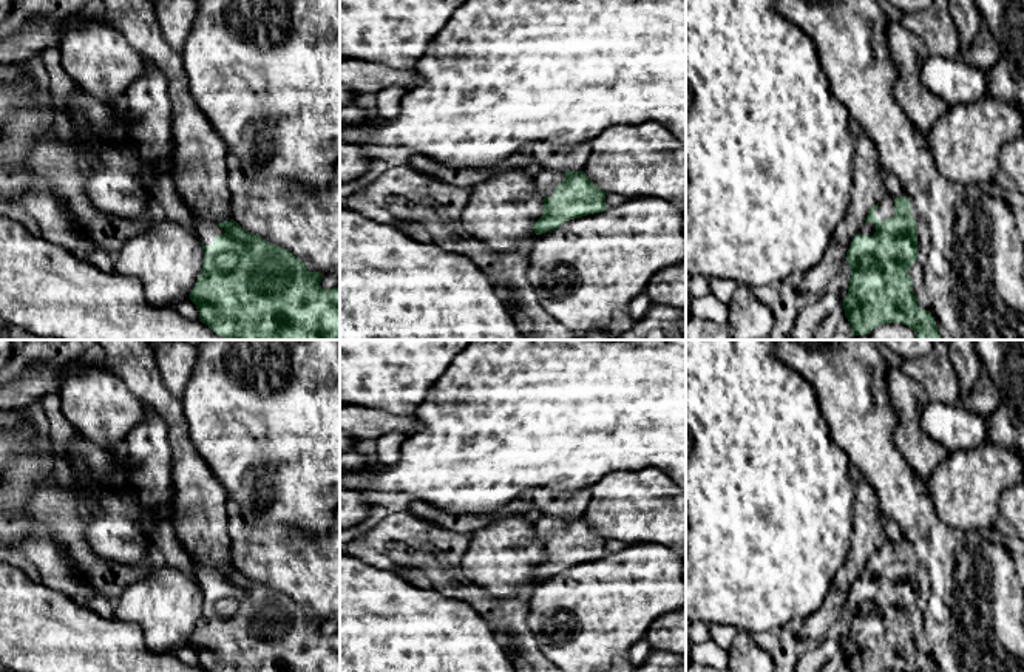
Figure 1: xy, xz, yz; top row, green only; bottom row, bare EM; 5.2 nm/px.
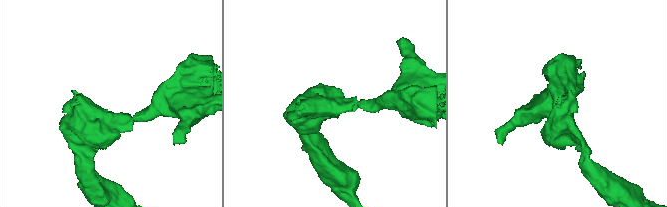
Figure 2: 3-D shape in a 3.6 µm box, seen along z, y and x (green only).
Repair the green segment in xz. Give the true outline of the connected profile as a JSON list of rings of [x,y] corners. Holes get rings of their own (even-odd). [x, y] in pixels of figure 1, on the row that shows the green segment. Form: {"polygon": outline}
{"polygon": [[[542,170],[534,176],[534,184],[544,198],[544,215],[533,226],[536,235],[607,209],[607,193],[595,185],[582,170],[565,173]]]}

